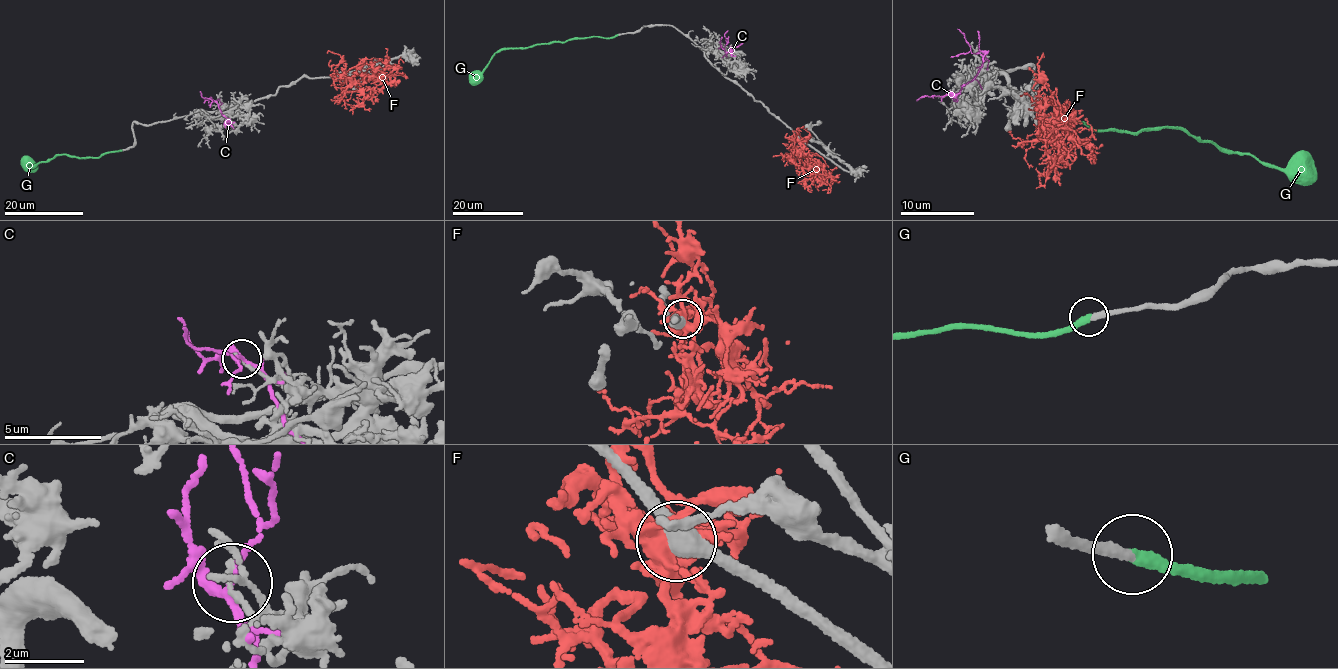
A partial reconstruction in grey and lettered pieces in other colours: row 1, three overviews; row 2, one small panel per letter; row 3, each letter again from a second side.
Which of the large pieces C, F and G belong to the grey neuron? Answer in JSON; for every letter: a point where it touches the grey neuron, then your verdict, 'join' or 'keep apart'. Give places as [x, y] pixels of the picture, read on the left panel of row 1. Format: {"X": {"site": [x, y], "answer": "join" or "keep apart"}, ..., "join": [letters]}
{"C": {"site": [213, 100], "answer": "keep apart"}, "F": {"site": [343, 74], "answer": "keep apart"}, "G": {"site": [121, 150], "answer": "join"}, "join": ["G"]}

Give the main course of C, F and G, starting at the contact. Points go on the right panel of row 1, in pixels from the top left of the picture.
C: (981, 55), (983, 63), (979, 72), (959, 92), (916, 101)
F: (1039, 104), (1048, 105), (1051, 101), (1067, 108), (1061, 121), (1056, 122), (1081, 139), (1089, 139)
G: (1057, 118), (1135, 133), (1180, 126), (1218, 145), (1317, 179)

